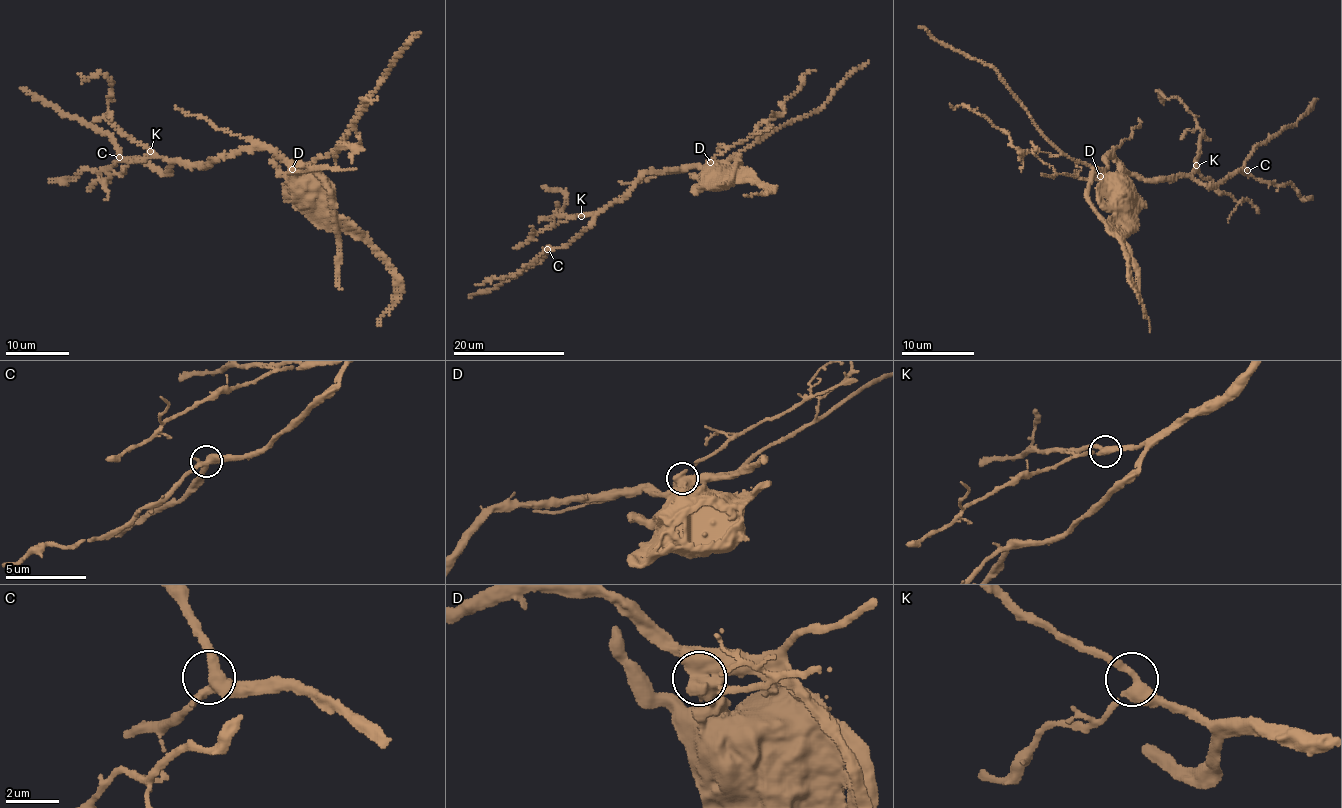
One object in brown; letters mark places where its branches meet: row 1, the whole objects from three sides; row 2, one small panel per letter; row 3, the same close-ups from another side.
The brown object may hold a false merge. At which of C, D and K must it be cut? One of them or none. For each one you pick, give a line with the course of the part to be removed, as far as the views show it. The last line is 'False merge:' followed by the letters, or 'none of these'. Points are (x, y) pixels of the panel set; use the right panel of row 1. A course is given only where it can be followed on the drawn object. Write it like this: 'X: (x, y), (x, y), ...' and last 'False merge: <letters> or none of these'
D: (1099, 177), (1107, 157), (1132, 175), (1191, 177), (1214, 184), (1243, 172), (1248, 155), (1292, 127), (1318, 99)
False merge: D

